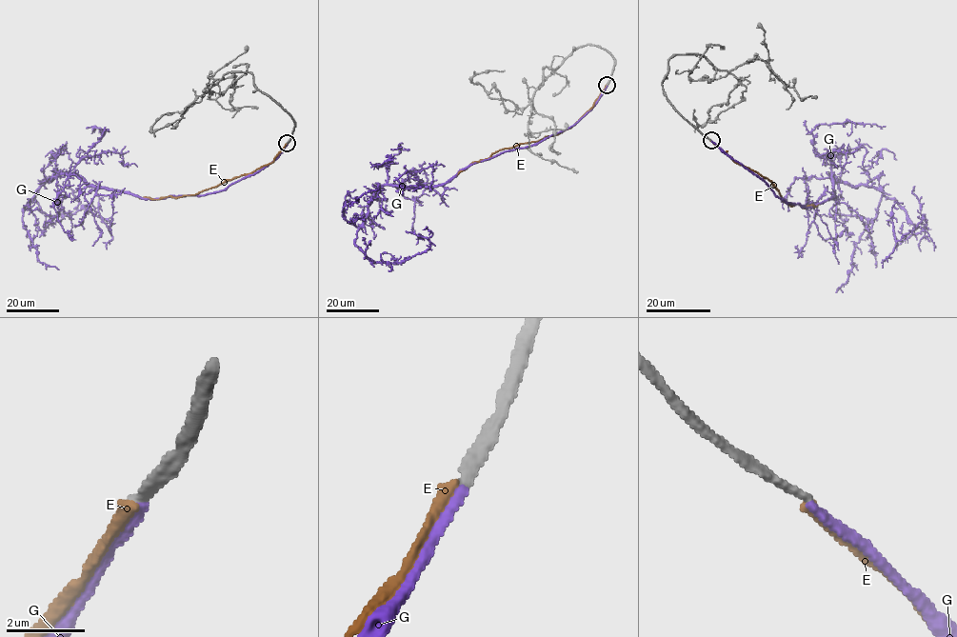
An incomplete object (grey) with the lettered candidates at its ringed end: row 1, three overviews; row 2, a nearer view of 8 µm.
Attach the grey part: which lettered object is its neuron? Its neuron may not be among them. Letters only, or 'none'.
G

